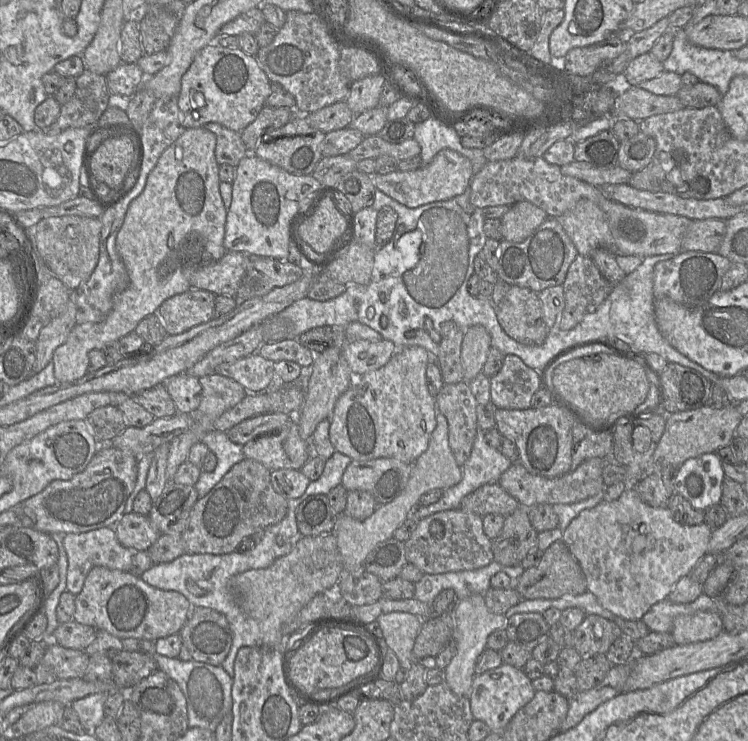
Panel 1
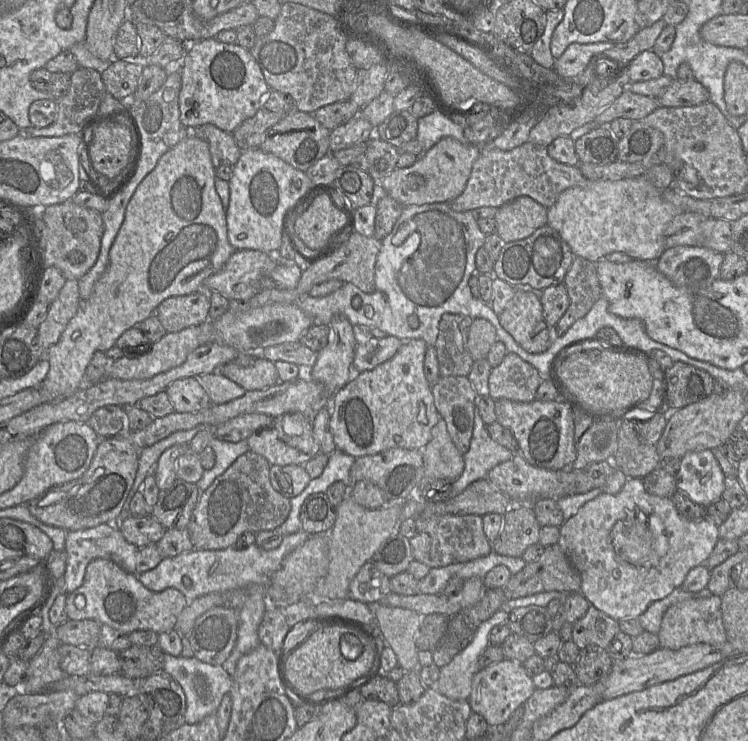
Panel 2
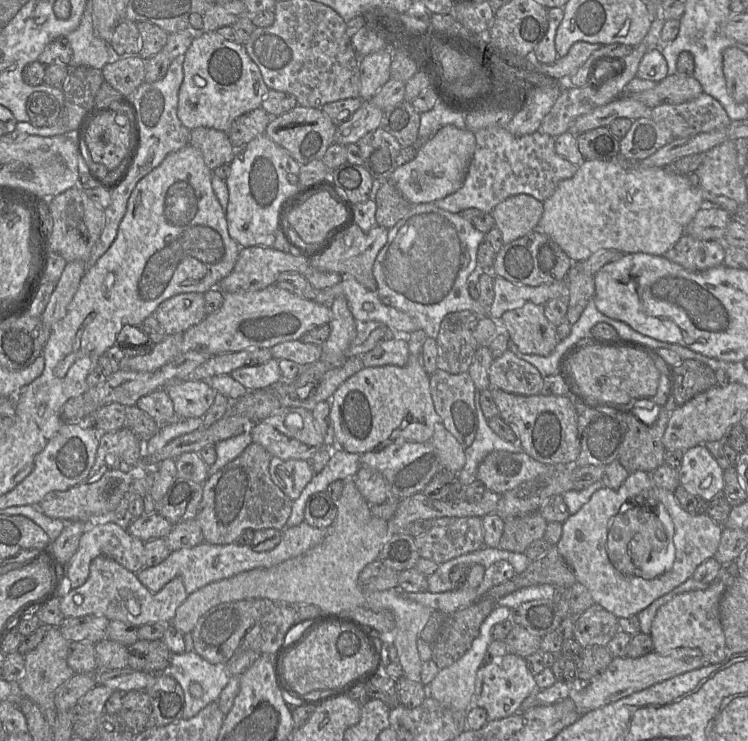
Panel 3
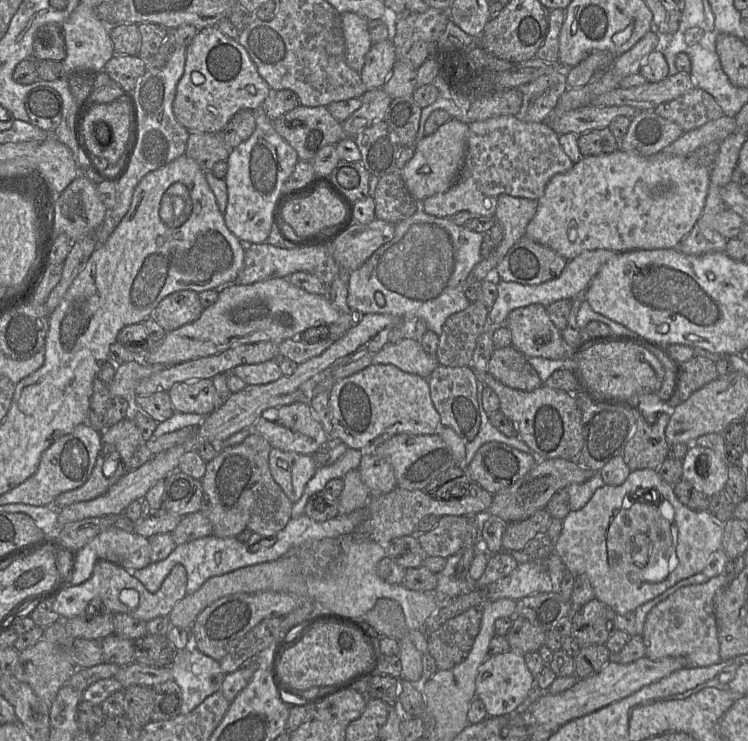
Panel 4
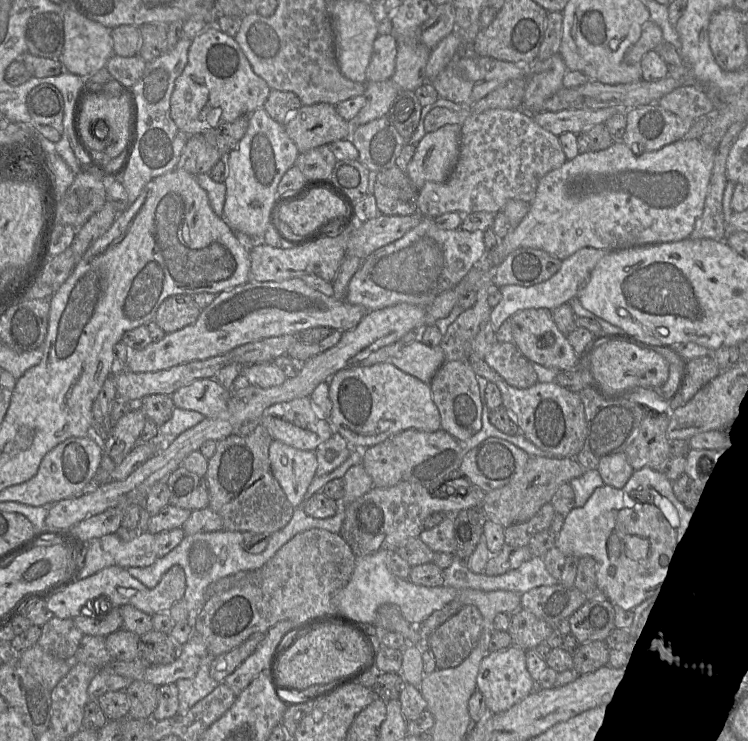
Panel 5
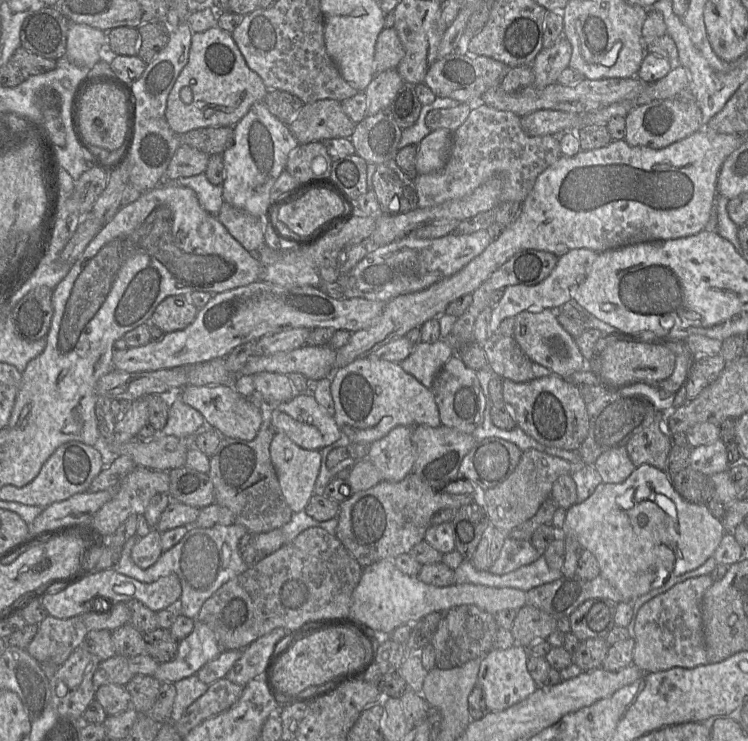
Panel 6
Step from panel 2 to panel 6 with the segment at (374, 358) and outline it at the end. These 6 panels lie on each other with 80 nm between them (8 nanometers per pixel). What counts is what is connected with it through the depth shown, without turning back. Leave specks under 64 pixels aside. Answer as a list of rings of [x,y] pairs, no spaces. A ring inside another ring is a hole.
[[[443,339],[434,343],[418,342],[411,354],[399,364],[405,372],[431,389],[436,375],[453,355],[452,347]]]

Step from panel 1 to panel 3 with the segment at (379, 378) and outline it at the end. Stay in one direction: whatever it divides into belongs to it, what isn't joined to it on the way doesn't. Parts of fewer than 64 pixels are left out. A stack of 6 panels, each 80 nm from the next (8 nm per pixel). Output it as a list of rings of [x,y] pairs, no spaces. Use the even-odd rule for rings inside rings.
[[[422,329],[409,334],[409,357],[405,366],[364,367],[334,392],[330,400],[330,418],[339,448],[362,455],[396,441],[431,441],[435,424],[442,420],[434,407],[430,375],[422,365],[422,349],[427,337]]]

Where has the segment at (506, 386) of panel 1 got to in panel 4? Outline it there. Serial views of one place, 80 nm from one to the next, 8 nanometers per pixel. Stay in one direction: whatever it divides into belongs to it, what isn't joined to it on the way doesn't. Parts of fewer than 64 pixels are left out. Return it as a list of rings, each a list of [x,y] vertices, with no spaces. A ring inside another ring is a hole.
[[[513,345],[495,348],[488,372],[505,386],[530,392],[543,385],[537,371]]]

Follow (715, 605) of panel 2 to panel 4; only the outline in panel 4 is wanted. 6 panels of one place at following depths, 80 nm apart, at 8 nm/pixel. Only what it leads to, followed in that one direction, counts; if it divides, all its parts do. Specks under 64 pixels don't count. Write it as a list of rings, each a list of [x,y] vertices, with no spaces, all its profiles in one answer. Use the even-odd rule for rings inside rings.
[[[718,575],[700,584],[684,586],[653,607],[646,617],[642,635],[646,657],[682,656],[687,660],[687,667],[708,667],[719,663],[721,657],[714,597],[728,583],[727,577]]]

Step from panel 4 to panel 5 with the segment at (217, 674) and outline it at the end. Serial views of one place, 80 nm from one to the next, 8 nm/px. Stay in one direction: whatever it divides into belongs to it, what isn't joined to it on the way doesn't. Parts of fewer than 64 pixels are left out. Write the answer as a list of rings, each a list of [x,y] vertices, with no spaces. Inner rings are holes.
[[[211,655],[204,657],[194,677],[179,679],[175,682],[179,699],[177,715],[185,715],[190,708],[210,694],[219,684],[209,673],[213,658]]]

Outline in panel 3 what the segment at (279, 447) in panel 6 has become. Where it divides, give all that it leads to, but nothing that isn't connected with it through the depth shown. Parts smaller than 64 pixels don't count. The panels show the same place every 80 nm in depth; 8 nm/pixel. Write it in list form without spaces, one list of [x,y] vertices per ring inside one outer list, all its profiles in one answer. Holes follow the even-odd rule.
[[[272,456],[269,464],[272,481],[292,501],[296,500],[314,476],[310,462],[300,459],[282,460]]]

